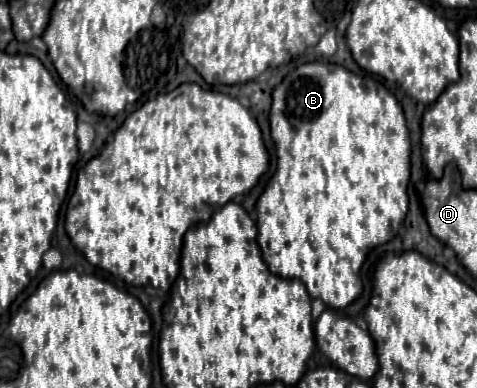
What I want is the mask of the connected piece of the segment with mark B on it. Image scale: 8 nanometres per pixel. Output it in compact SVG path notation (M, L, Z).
M310 61L310 63L298 65L292 71L292 75L288 73L280 81L280 85L274 87L272 107L270 107L270 135L272 135L272 141L276 147L276 171L256 201L256 215L258 215L256 241L260 245L264 263L268 265L268 269L272 273L276 273L284 279L300 279L306 285L310 297L322 299L332 309L344 309L362 293L360 267L366 261L366 253L372 247L378 247L378 245L384 245L386 241L390 241L398 233L398 227L402 225L406 211L408 211L406 187L408 187L408 179L410 179L410 137L408 137L402 107L396 101L396 97L382 83L374 81L372 77L360 77L360 75L354 77L352 71L348 71L336 63Z

